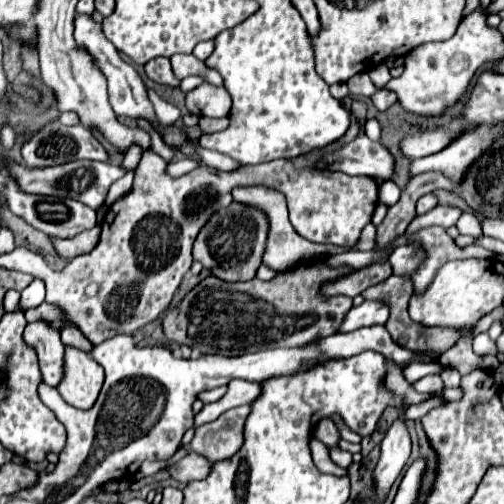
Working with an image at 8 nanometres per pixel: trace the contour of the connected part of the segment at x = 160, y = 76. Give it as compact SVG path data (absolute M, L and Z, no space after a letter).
M155 57L149 63L145 63L145 73L155 83L171 85L171 87L177 87L179 85L179 81L173 79L173 75L171 75L171 61L167 57Z

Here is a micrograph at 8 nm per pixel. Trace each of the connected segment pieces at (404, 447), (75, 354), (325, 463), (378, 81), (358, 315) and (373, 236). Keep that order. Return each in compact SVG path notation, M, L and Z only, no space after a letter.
M407 403L399 407L397 421L391 425L391 429L385 433L385 439L381 441L381 459L375 467L375 487L377 487L379 501L383 501L391 483L405 467L411 453L411 437L405 425L405 411L407 411Z
M65 345L63 379L57 385L61 397L77 409L89 409L97 401L101 385L103 367L97 365L89 353Z
M311 439L311 449L313 449L313 461L317 465L317 469L321 473L331 473L331 475L339 475L339 477L347 477L347 469L337 467L331 457L329 457L329 449L319 441L319 439Z
M379 63L379 65L371 67L367 73L369 73L371 81L375 83L375 87L385 87L385 85L389 83L389 79L391 79L389 69L387 69L387 65L385 65L385 63Z
M363 301L363 305L353 307L347 313L339 331L347 333L347 331L355 331L359 327L369 327L369 325L377 325L377 323L385 325L387 319L389 319L387 303L383 303L383 301Z
M371 223L371 225L367 225L367 229L363 229L363 239L359 239L355 249L371 251L371 249L375 249L375 243L377 243L377 227Z

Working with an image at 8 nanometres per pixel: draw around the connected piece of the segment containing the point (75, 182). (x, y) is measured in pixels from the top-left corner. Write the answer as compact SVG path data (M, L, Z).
M5 161L3 167L19 181L21 189L27 193L71 197L71 199L77 199L77 201L81 201L93 209L99 209L105 203L109 187L127 173L119 165L101 163L101 161L71 161L67 165L55 165L51 169L27 169L25 165L15 165L15 163Z

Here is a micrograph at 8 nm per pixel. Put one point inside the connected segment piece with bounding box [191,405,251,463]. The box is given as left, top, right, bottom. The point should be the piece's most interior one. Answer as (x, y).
(221, 438)

